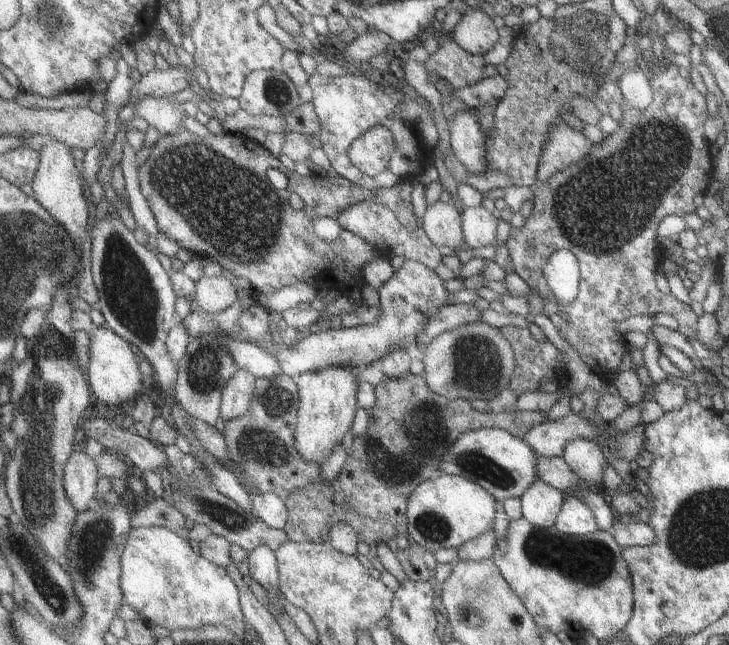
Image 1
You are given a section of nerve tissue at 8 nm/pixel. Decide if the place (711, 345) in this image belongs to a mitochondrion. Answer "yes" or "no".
no

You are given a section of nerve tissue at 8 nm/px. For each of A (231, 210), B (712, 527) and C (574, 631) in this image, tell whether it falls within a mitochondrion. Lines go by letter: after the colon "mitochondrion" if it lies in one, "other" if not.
A: mitochondrion
B: mitochondrion
C: other

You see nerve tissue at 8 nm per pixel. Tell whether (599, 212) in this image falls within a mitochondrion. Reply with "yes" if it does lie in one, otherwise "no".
yes

